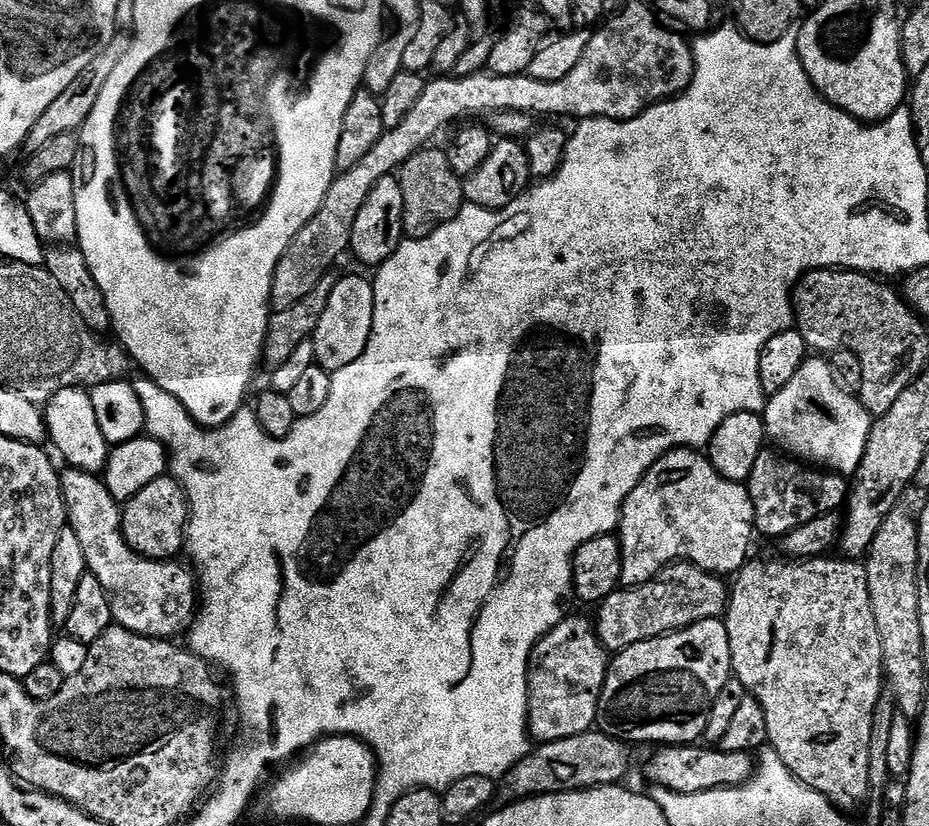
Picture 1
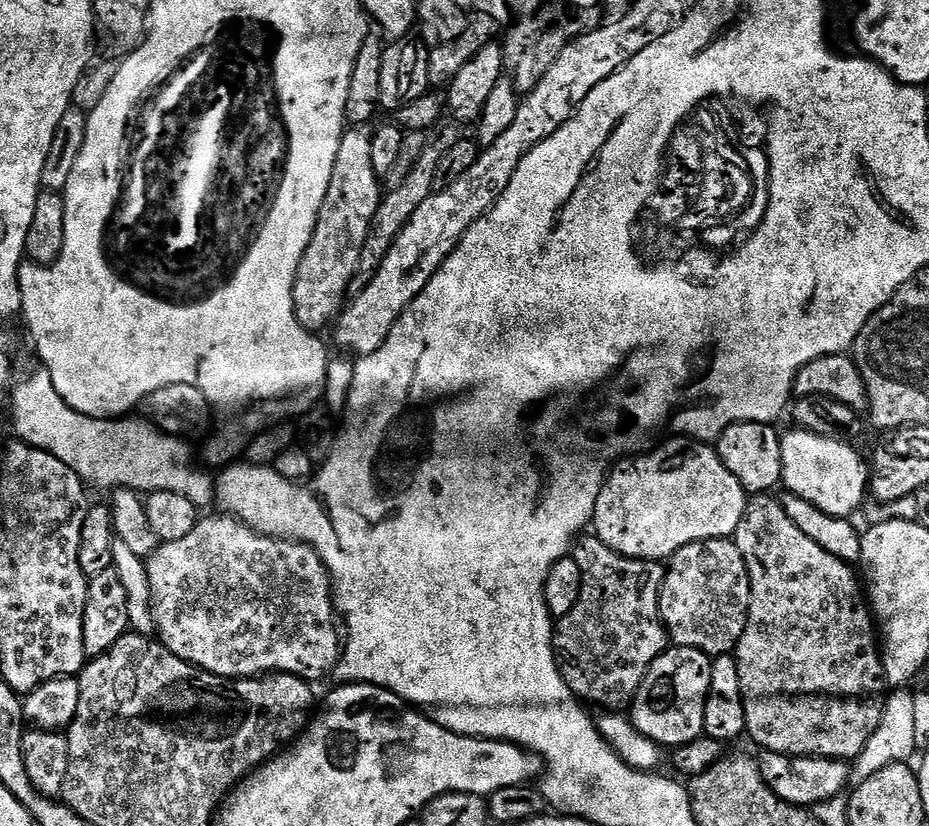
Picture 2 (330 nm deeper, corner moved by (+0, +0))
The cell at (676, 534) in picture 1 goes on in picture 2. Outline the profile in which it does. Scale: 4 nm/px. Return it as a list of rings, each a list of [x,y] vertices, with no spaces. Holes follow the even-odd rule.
[[[668,438],[661,448],[653,452],[633,455],[619,461],[605,475],[604,485],[600,488],[598,502],[594,506],[591,527],[594,535],[610,550],[635,560],[667,561],[682,546],[699,540],[723,540],[736,535],[738,522],[750,499],[749,493],[726,470],[722,458],[711,443],[691,438]]]

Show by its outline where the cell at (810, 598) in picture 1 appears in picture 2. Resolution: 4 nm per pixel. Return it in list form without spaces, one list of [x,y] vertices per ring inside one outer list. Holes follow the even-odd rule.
[[[772,494],[753,495],[742,514],[742,522],[738,522],[734,537],[738,550],[742,550],[742,558],[746,562],[746,570],[750,574],[752,583],[752,601],[748,611],[746,630],[734,649],[742,686],[744,713],[746,714],[744,730],[747,739],[750,738],[754,743],[761,744],[759,747],[769,752],[777,752],[783,756],[821,756],[827,760],[852,762],[862,754],[866,742],[870,742],[870,738],[878,730],[884,713],[886,681],[881,649],[878,647],[878,636],[874,631],[874,617],[865,593],[862,591],[862,584],[857,573],[845,560],[834,558],[834,554],[822,550],[822,546],[818,546],[818,542],[806,538],[806,534],[802,534],[802,530],[798,530],[798,526],[794,526],[794,522],[790,522],[783,503],[779,499],[775,500],[774,497],[775,495]]]

